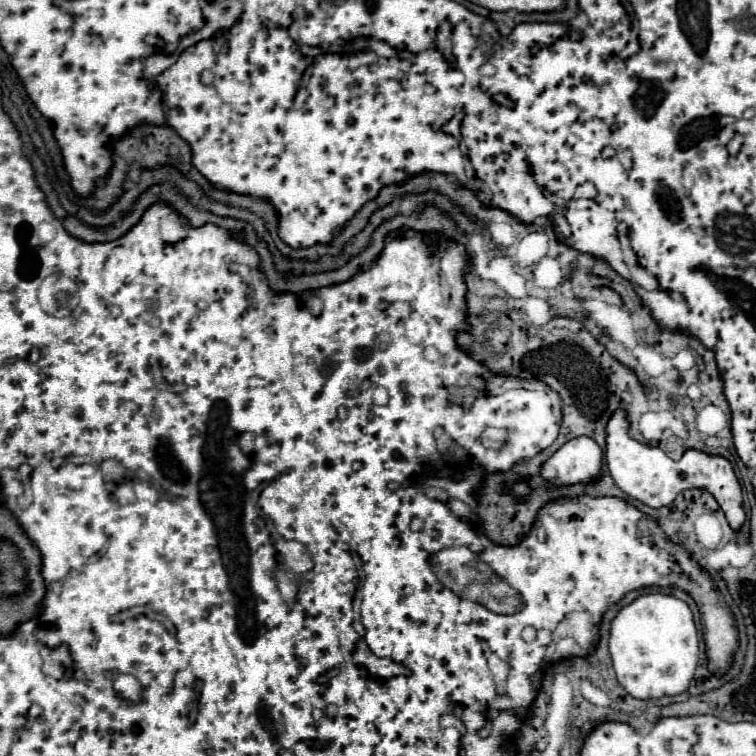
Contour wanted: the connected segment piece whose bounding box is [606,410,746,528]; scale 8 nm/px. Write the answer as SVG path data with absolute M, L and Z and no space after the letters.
M622 410L612 414L608 422L608 450L606 450L606 462L610 476L618 484L618 488L628 494L630 498L650 506L650 508L662 508L674 502L674 498L683 490L693 488L706 488L714 498L718 500L720 508L726 512L726 518L732 528L740 528L744 522L744 510L742 510L742 490L734 476L734 470L728 460L720 456L708 456L698 450L688 450L679 461L668 458L662 454L660 448L648 446L642 442L636 442L628 434L628 420Z

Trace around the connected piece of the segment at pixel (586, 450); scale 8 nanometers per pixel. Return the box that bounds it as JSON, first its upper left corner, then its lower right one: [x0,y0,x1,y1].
[540,436,602,486]

